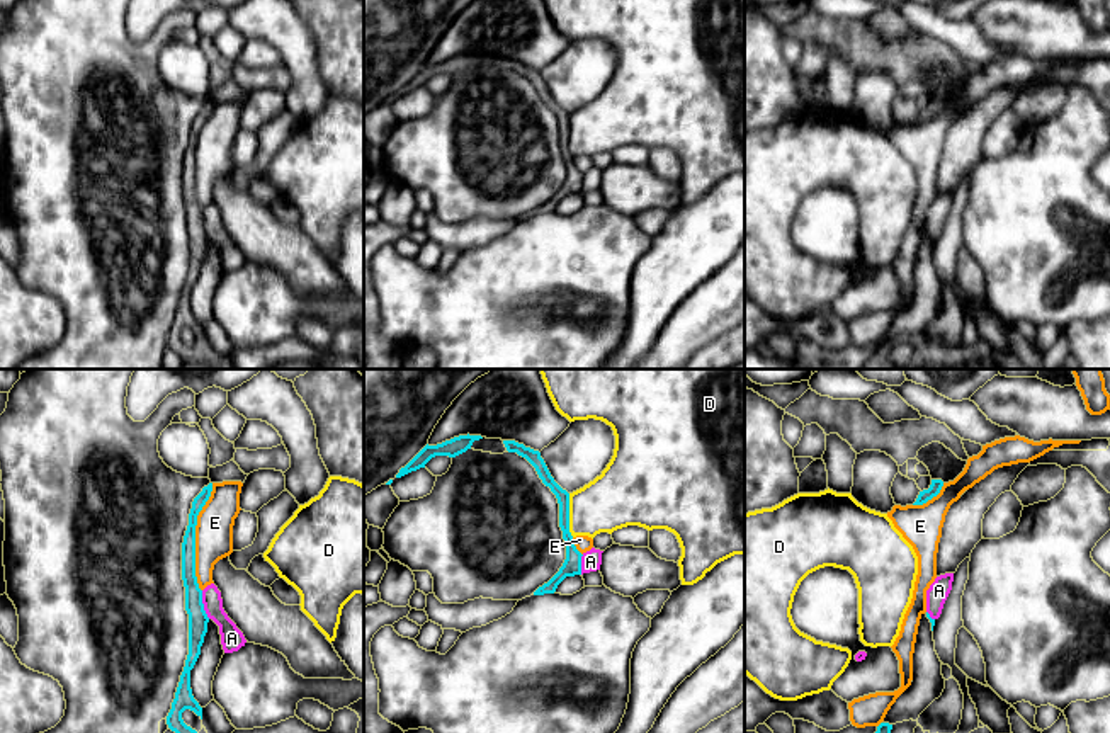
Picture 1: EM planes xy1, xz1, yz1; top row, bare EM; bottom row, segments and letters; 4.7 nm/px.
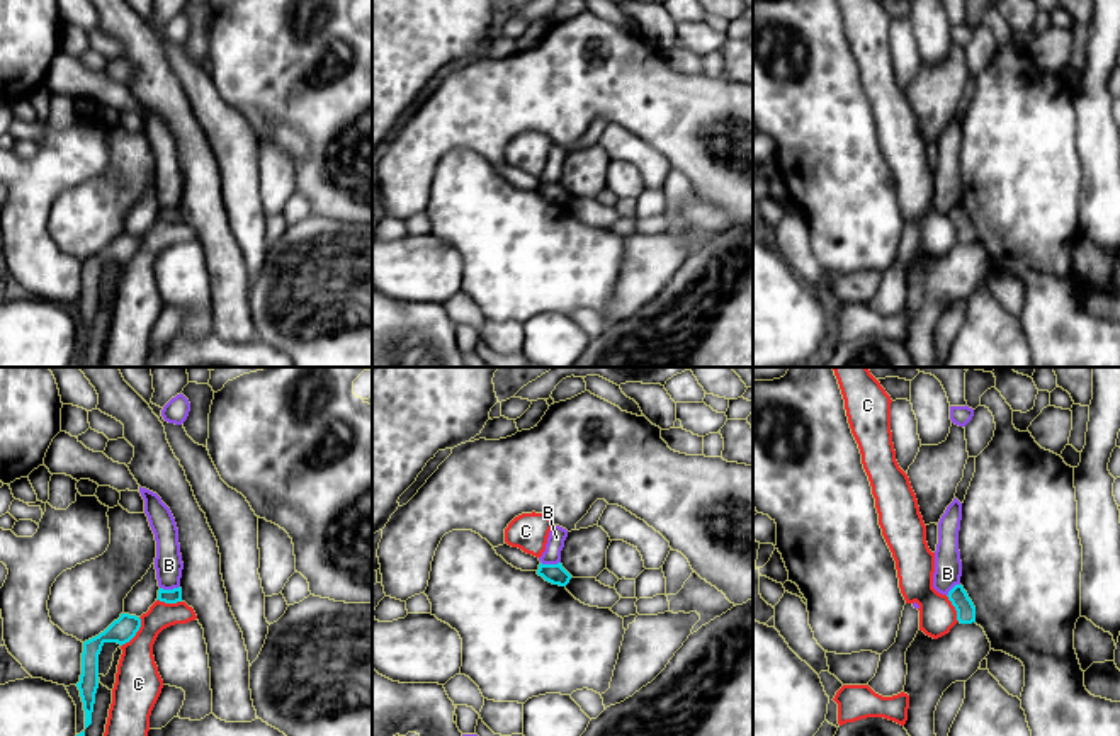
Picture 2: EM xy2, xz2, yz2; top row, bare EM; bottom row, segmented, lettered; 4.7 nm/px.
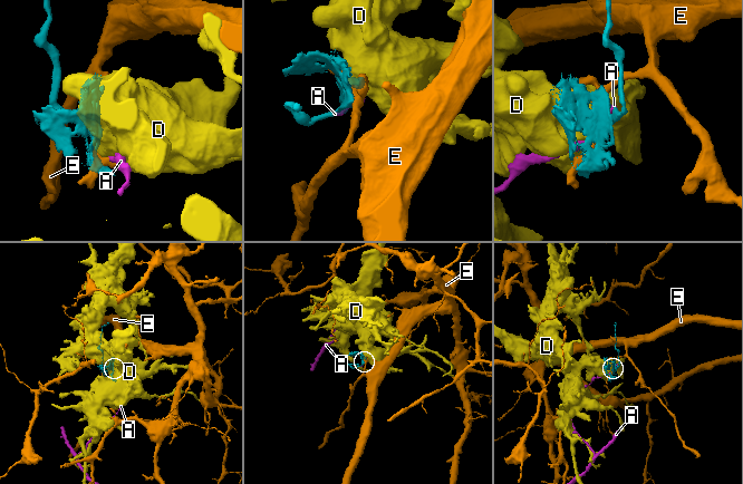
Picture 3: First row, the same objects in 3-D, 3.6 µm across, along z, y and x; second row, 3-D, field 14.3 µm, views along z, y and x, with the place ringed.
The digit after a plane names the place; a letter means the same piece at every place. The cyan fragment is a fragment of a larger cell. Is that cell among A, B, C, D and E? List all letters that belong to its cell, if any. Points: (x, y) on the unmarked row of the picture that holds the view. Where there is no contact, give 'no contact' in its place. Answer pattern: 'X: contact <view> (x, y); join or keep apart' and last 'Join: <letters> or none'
A: contact xy1 (203, 223); join
B: contact xy2 (169, 209); keep apart
C: contact xy2 (136, 250); keep apart
D: contact xz1 (568, 135); keep apart
E: contact xy1 (194, 157); keep apart
Join: A

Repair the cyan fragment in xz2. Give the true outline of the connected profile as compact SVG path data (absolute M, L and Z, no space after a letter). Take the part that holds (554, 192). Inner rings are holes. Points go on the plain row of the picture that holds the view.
M561 182L557 184L539 184L537 194L542 195L546 201L559 206L566 206L571 199L571 194L563 187Z

